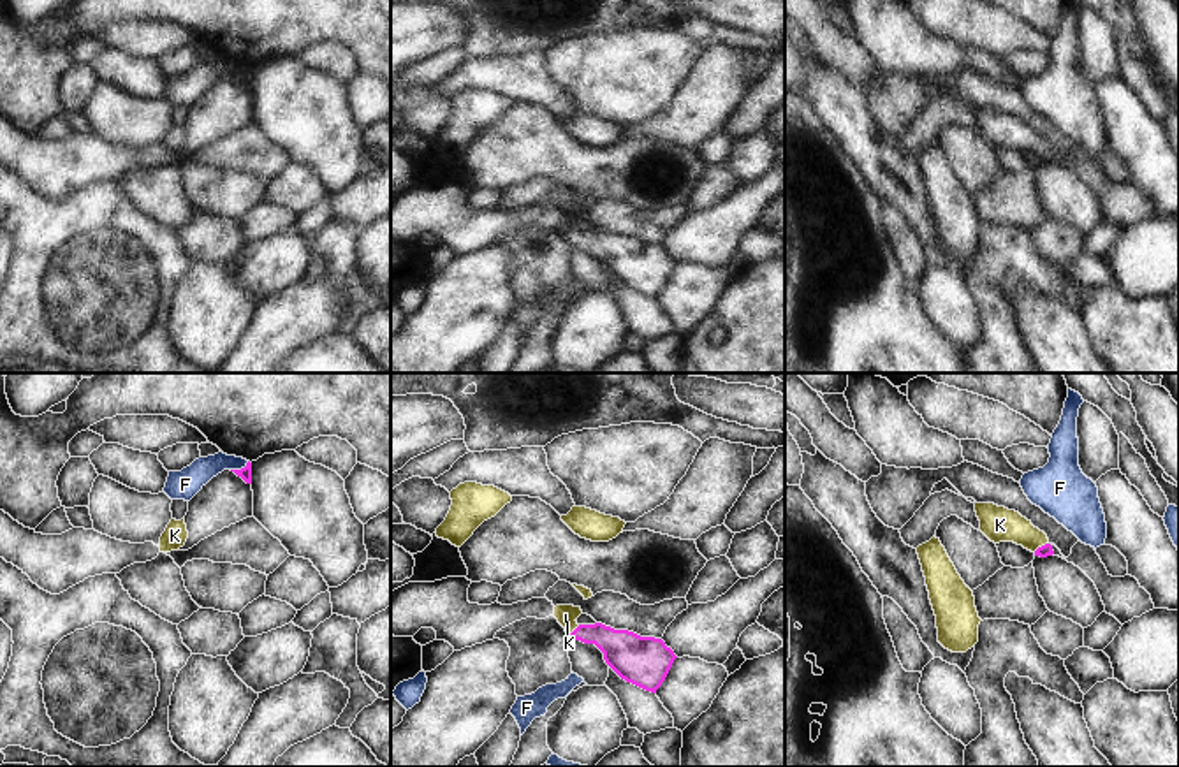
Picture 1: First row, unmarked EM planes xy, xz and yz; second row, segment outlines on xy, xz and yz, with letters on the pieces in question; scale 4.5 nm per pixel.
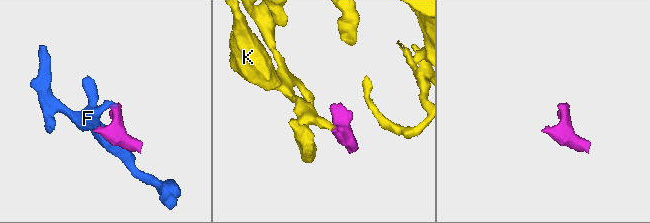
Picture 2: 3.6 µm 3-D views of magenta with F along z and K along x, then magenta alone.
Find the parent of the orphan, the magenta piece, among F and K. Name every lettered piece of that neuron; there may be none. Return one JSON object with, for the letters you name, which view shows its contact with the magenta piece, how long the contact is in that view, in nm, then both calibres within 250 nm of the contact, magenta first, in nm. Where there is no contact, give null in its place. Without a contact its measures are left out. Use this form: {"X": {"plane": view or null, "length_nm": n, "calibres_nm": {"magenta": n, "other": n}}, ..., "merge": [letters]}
{"K": {"plane": "yz", "length_nm": 80, "calibres_nm": {"magenta": 60, "other": 160}}, "merge": ["K"]}

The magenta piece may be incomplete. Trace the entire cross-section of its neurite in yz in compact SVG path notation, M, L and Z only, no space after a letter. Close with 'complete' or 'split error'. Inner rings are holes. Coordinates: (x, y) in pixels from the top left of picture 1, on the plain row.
M975 109L980 137L994 150L1014 148L1035 162L1052 162L1052 151L1044 137L1015 116L994 109Z; split error

